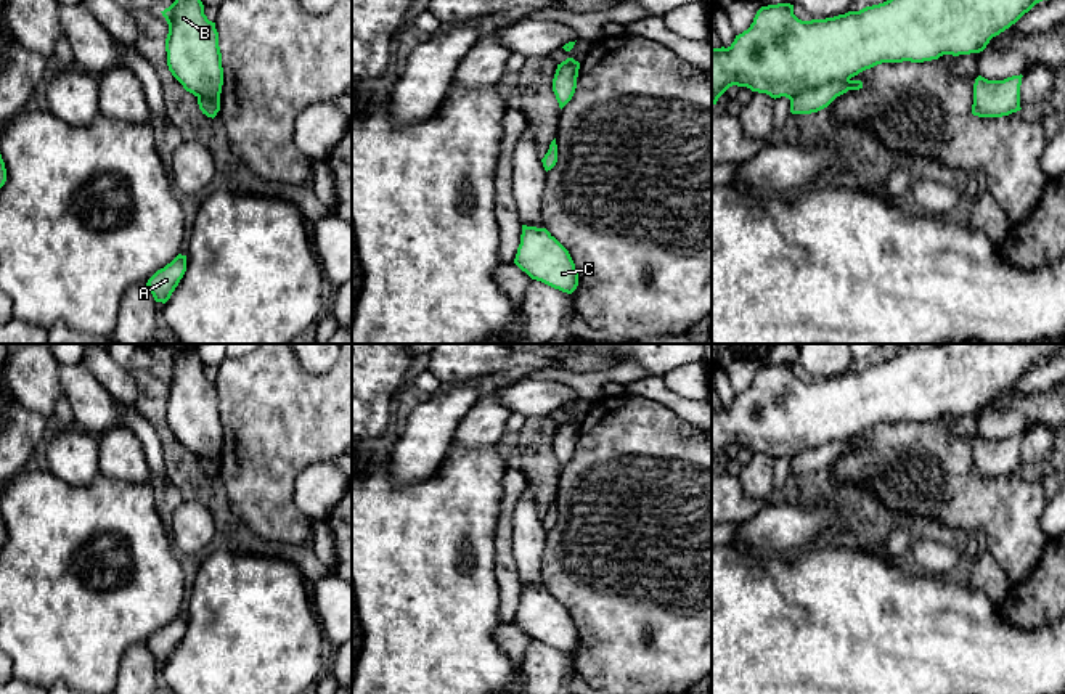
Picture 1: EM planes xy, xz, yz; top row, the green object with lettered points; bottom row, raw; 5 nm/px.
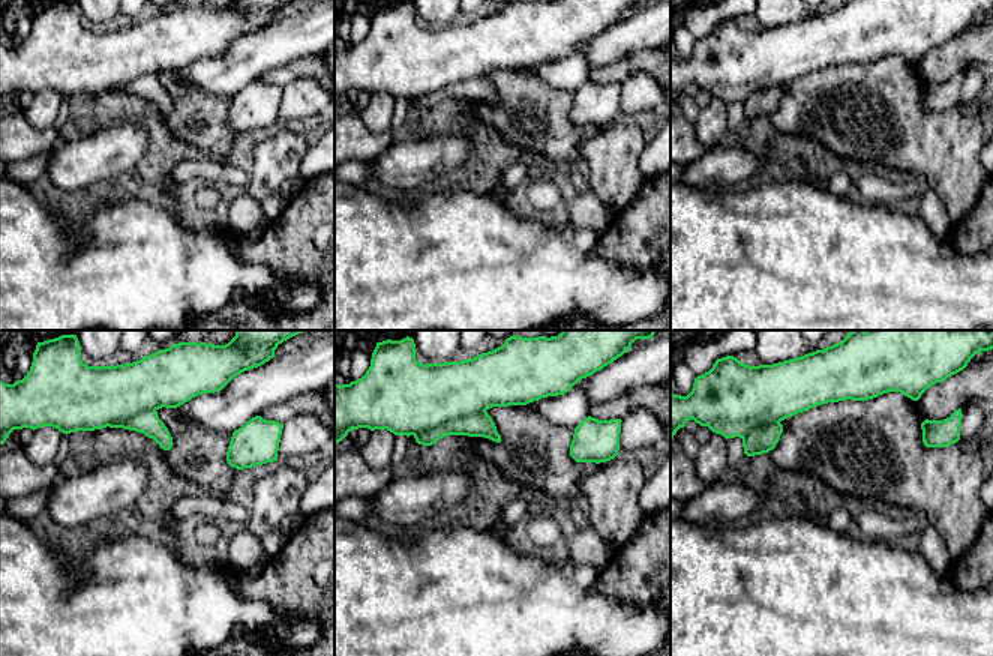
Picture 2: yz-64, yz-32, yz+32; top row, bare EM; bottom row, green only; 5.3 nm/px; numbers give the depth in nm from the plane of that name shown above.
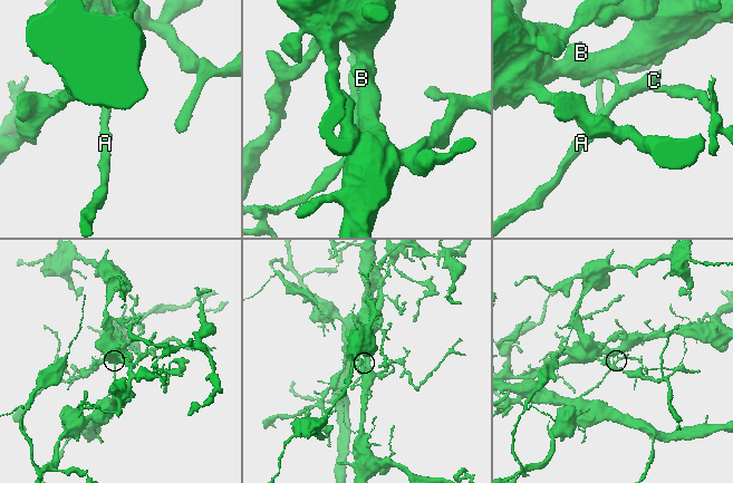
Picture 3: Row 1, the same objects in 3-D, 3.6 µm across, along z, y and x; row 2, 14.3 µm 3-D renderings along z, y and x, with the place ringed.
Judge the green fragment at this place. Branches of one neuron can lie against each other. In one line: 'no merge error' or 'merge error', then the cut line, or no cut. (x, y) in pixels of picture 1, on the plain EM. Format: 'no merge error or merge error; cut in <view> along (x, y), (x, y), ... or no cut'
merge error; cut in yz along (848, 437), (807, 447), (789, 458)

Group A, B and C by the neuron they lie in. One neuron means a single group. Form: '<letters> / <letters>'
A C / B

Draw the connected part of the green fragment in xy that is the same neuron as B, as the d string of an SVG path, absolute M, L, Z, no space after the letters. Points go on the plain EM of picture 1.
M196 349L182 350L161 373L169 384L165 411L172 435L198 458L220 458L223 427L218 392L204 374Z

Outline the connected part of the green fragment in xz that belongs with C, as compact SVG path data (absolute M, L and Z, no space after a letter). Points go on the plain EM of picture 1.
M522 585L514 623L532 639L572 654L578 633L569 610L546 590Z

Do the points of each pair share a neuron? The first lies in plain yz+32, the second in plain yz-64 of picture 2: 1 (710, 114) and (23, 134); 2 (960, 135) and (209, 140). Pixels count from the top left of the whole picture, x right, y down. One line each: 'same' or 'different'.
1: different
2: same

